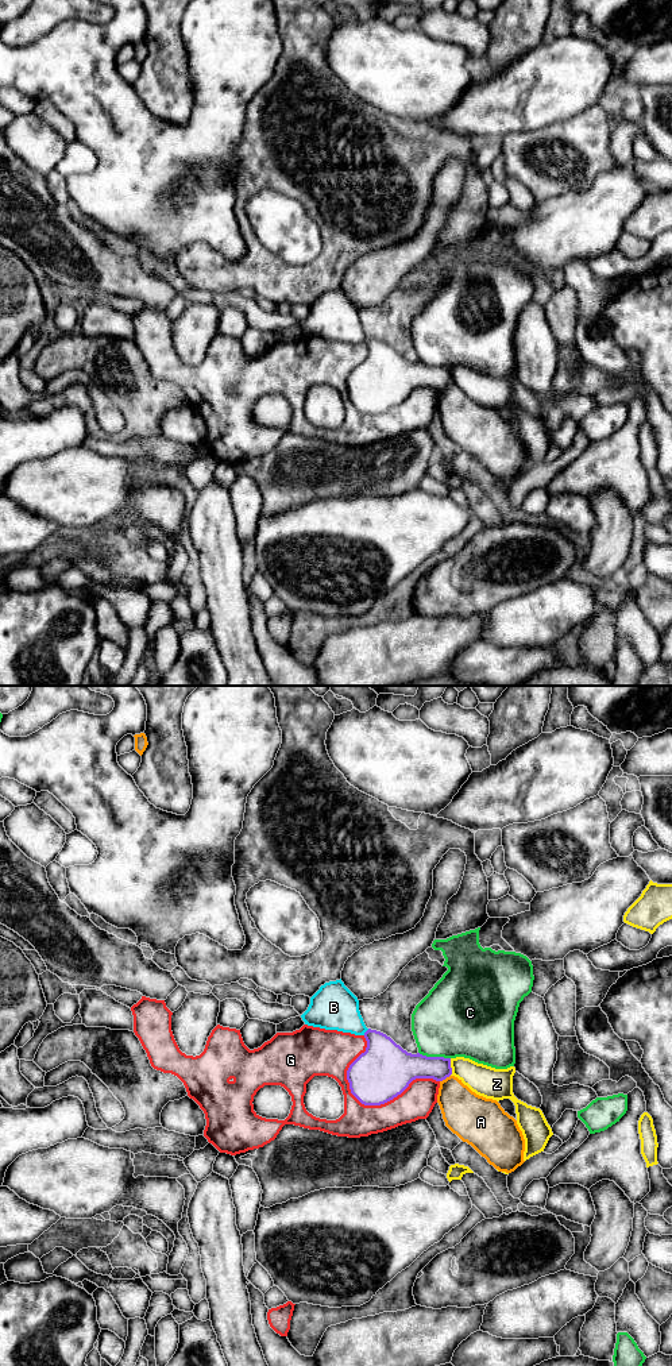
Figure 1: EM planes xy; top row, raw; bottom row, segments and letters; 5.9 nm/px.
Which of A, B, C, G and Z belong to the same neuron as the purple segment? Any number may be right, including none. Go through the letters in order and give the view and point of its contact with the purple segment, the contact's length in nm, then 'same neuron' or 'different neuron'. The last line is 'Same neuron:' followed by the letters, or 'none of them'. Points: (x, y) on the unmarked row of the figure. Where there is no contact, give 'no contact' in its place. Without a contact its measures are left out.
A: xy (444, 388) | 80 nm | different neuron
B: xy (366, 340) | 50 nm | same neuron
C: xy (435, 366) | 200 nm | different neuron
G: xy (385, 411) | 550 nm | different neuron
Z: xy (450, 375) | 100 nm | different neuron
Same neuron: B

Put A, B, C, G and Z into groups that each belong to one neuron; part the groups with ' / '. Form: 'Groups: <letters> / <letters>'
Groups: A / B / C / G / Z

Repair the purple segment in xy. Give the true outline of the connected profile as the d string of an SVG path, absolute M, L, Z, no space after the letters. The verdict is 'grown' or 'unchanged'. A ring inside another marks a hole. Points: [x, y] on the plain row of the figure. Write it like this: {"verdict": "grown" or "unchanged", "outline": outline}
{"verdict": "grown", "outline": "M341 288L321 294L301 327L308 335L366 347L366 360L347 379L351 402L364 414L393 409L416 387L443 390L452 383L451 367L408 362L386 343L367 337L358 306Z"}

